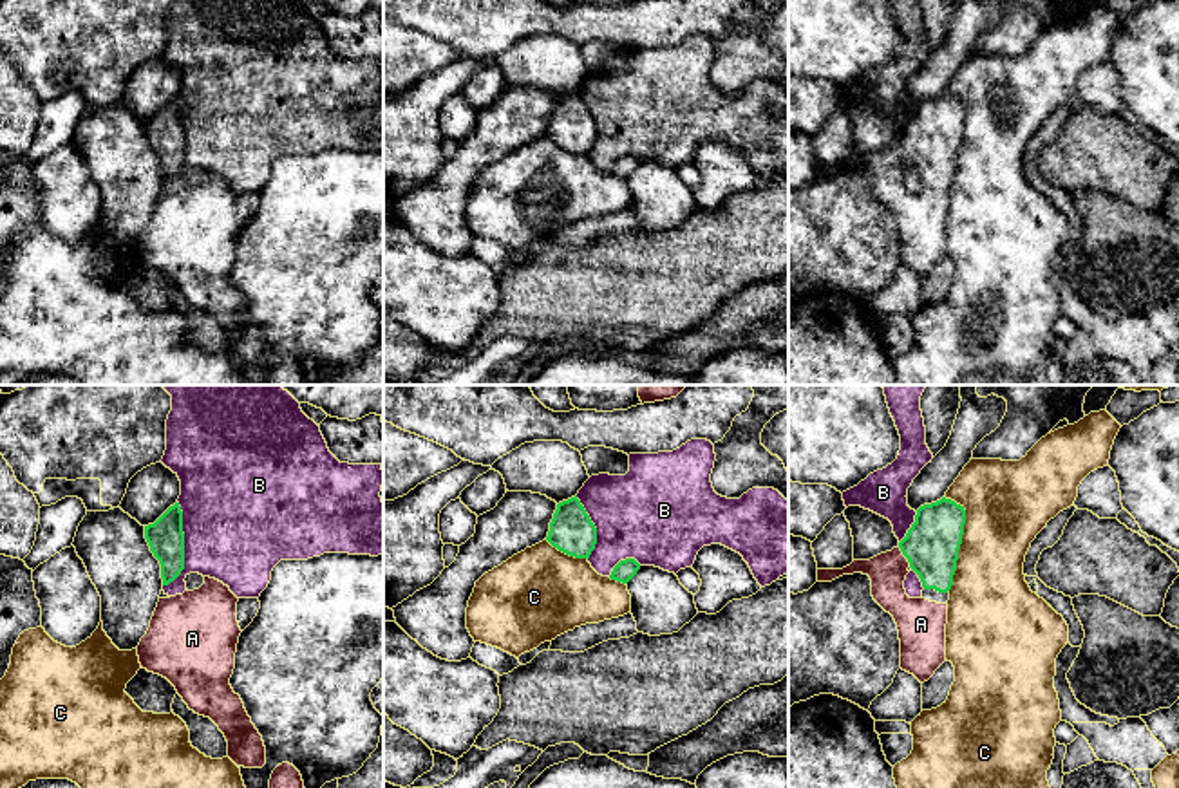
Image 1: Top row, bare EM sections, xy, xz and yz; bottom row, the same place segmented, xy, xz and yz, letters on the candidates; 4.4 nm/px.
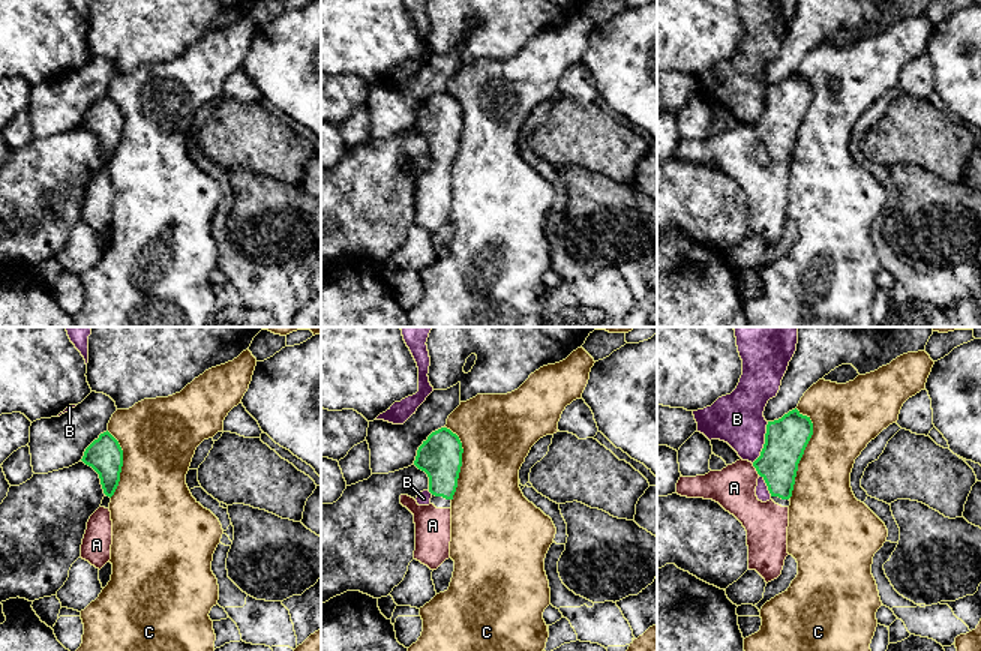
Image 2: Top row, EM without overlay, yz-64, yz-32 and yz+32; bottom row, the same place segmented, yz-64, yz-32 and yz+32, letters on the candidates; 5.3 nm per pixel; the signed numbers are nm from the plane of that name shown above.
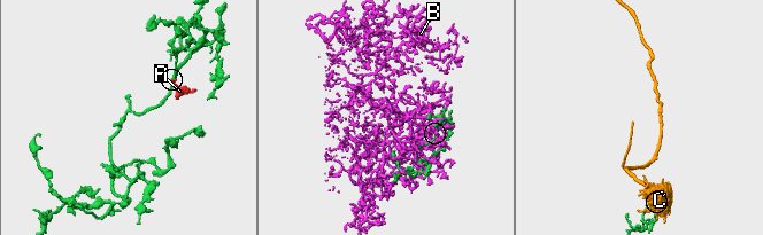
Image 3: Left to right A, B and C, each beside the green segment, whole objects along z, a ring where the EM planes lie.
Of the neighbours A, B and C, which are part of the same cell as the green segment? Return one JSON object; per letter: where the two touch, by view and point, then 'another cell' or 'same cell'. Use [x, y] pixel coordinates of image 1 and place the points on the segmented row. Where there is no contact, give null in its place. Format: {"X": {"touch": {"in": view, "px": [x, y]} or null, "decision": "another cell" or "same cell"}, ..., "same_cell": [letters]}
{"A": {"touch": {"in": "yz", "px": [905, 555]}, "decision": "same cell"}, "B": {"touch": {"in": "xy", "px": [183, 546]}, "decision": "another cell"}, "C": {"touch": {"in": "yz", "px": [961, 541]}, "decision": "another cell"}, "same_cell": ["A"]}

